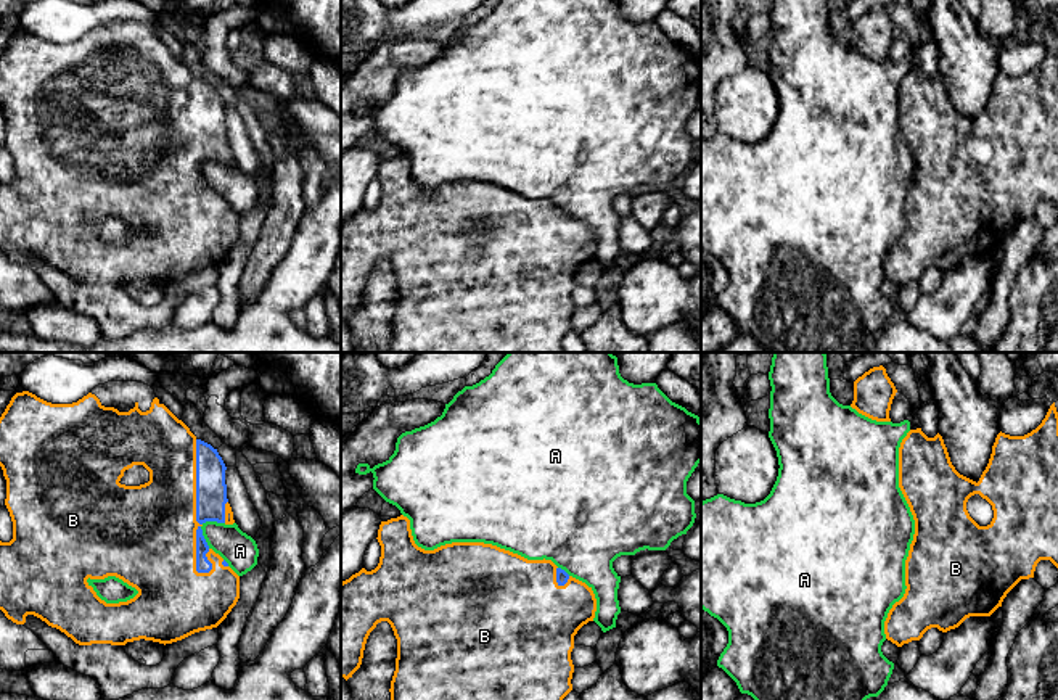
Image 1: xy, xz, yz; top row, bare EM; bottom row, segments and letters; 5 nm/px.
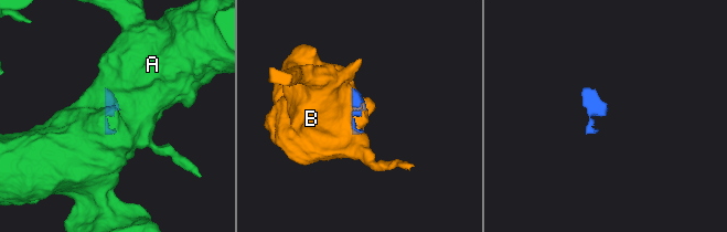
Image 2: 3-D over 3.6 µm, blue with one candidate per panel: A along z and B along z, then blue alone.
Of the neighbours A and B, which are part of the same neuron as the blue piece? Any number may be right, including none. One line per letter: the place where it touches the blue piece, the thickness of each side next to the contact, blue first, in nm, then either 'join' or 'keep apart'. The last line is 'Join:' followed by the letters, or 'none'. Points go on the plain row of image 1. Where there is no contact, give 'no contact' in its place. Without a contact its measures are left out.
A: contact xy (213, 160); calibres 160 and 180 nm; keep apart
B: contact xy (196, 150); calibres 160 and 440 nm; join
Join: B

